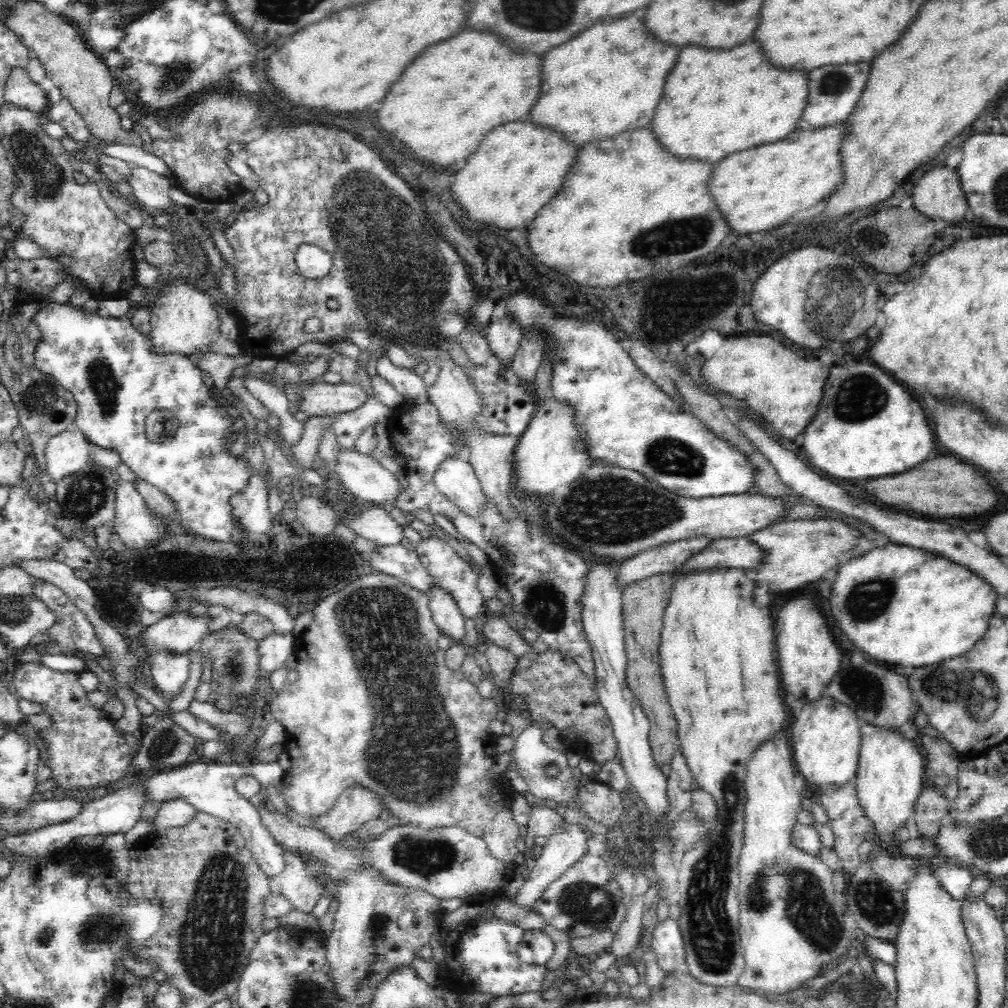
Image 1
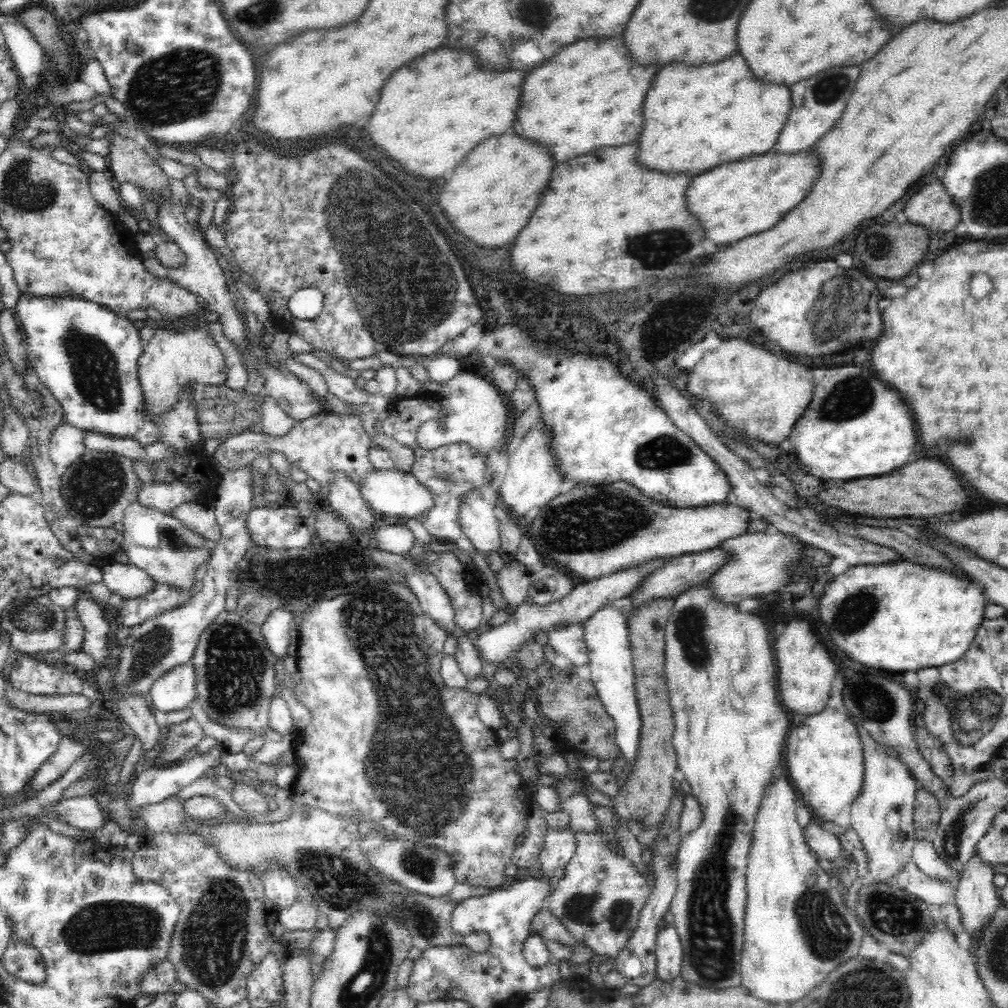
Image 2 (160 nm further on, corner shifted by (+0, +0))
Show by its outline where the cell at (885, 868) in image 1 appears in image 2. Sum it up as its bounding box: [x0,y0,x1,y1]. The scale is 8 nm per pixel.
[892,861,956,909]

